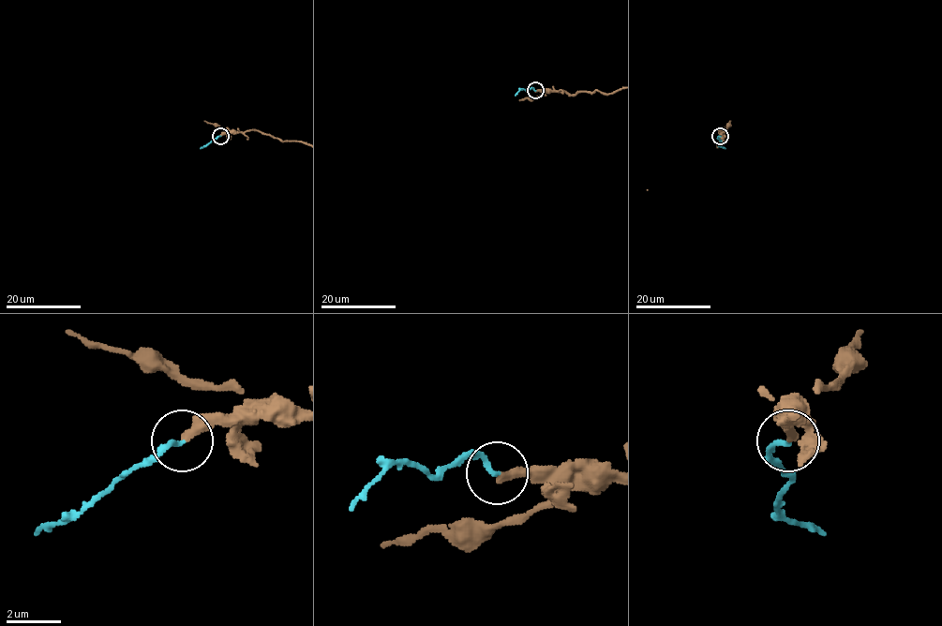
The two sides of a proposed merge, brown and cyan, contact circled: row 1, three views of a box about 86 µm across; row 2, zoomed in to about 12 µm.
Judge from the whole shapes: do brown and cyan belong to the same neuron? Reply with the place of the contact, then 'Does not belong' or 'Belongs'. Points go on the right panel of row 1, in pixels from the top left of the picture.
Place: (720, 136). Belongs

